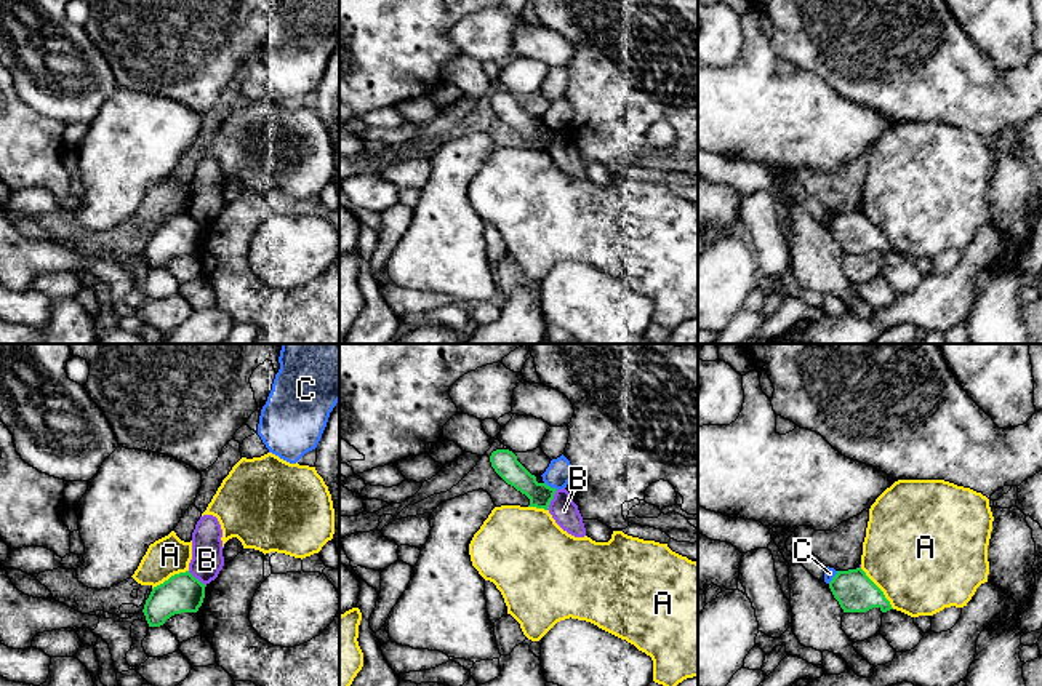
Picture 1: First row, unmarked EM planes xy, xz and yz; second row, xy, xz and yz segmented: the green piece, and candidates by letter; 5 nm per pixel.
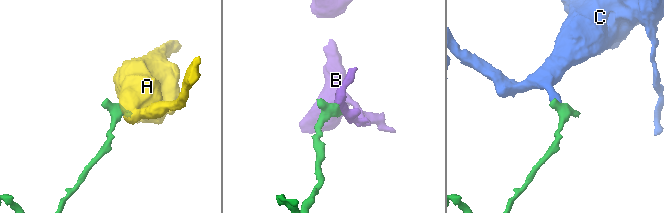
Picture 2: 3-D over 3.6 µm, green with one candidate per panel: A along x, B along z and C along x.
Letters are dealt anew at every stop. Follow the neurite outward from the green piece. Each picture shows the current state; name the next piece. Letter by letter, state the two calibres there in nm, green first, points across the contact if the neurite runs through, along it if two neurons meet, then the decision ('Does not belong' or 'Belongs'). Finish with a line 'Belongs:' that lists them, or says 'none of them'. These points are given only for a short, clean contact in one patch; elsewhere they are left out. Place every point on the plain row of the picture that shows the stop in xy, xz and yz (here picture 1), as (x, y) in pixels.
A: Thickness 200 nm (green) against 500 nm. Boundary: yz (860, 210), (893, 250). Does not belong
B: Thickness 120 nm (green) against 140 nm. Boundary: xz (557, 131), (546, 151). Does not belong
C: Thickness 120 nm (green) against 130 nm. Boundary: xz (545, 123), (556, 131). Does not belong
Belongs: none of them

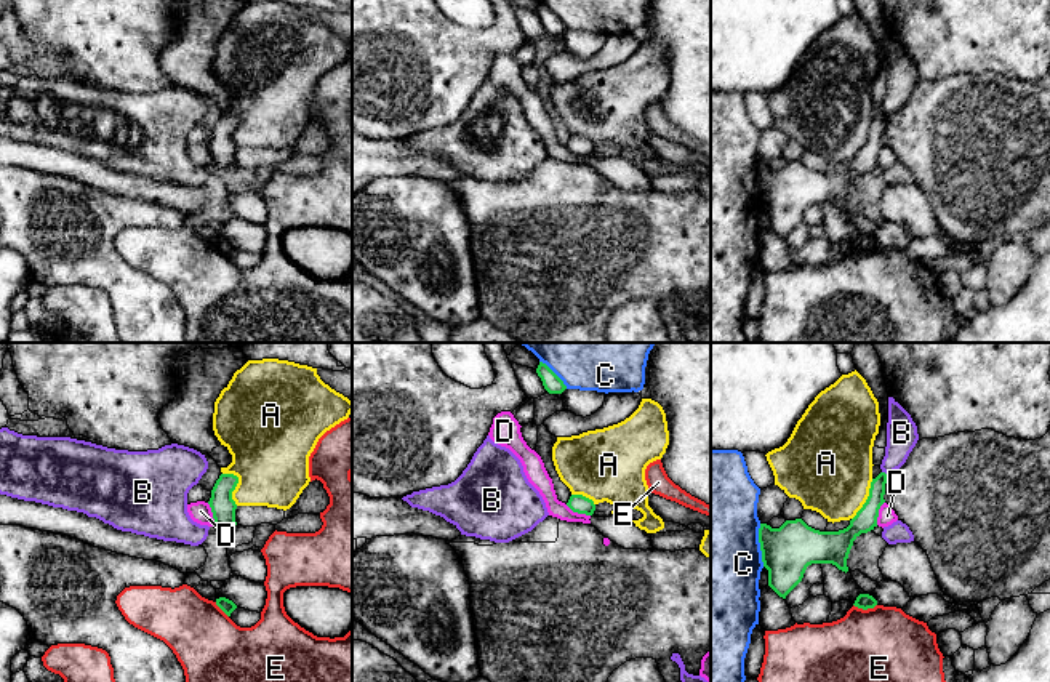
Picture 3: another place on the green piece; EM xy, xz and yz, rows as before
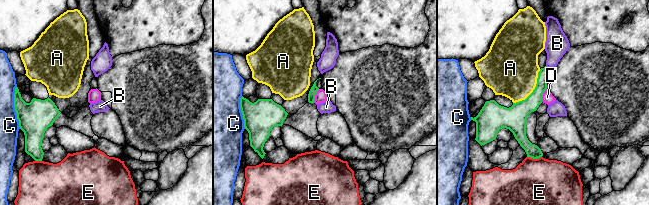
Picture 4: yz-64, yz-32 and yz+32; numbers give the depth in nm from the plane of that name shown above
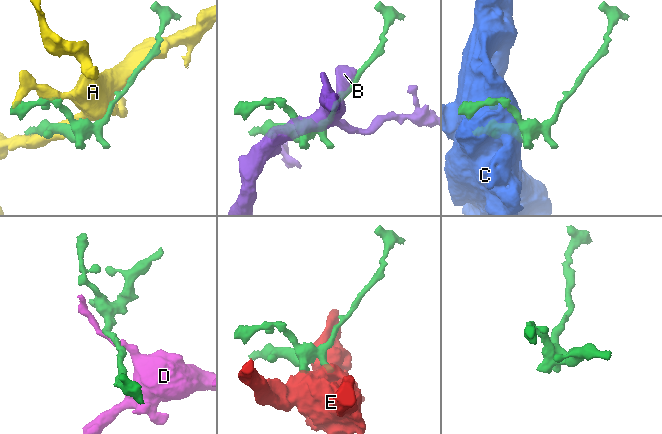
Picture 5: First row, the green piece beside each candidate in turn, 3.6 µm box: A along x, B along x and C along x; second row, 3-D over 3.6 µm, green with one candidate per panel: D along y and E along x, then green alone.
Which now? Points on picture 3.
A: Thickness 120 nm (green) against 400 nm. Does not belong
B: Thickness 110 nm (green) against 160 nm. Does not belong
C: Thickness 260 nm (green) against 480 nm. Does not belong
D: Thickness 90 nm (green) against 90 nm. Boundary: xz (565, 146), (573, 152), (589, 157). Does not belong
E: Thickness 80 nm (green) against 500 nm. Does not belong
Belongs: none of them

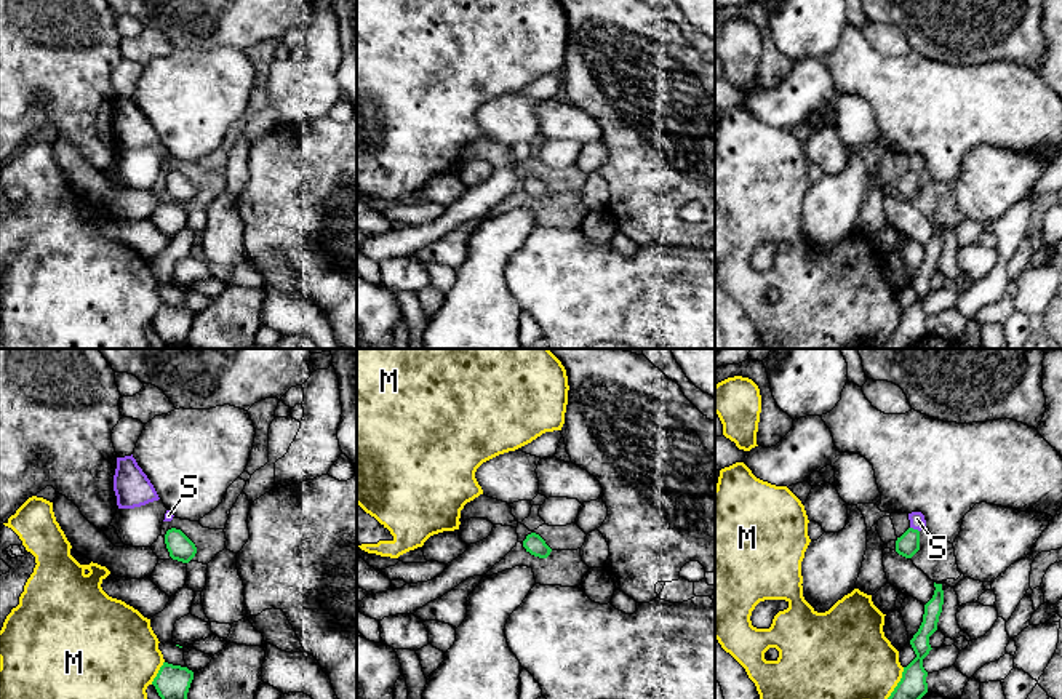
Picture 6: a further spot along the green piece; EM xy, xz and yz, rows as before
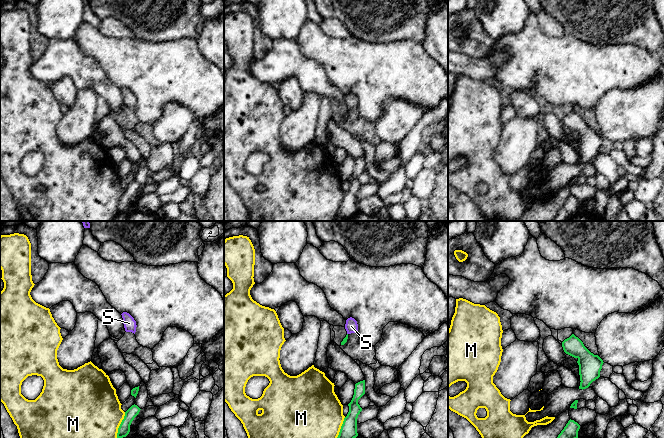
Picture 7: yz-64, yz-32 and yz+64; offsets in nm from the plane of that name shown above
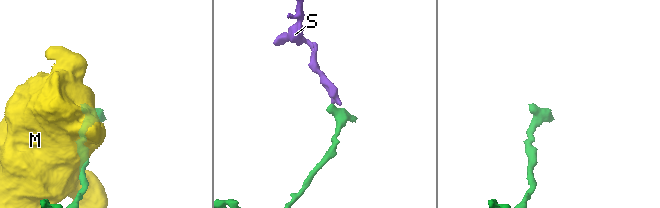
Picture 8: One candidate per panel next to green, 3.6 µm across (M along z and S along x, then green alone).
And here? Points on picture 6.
M: Thickness 170 nm (green) against 460 nm. Does not belong
S: Thickness 110 nm (green) against 80 nm. Path across: yz (907, 186), (915, 171), (917, 160). Belongs
Belongs: S

